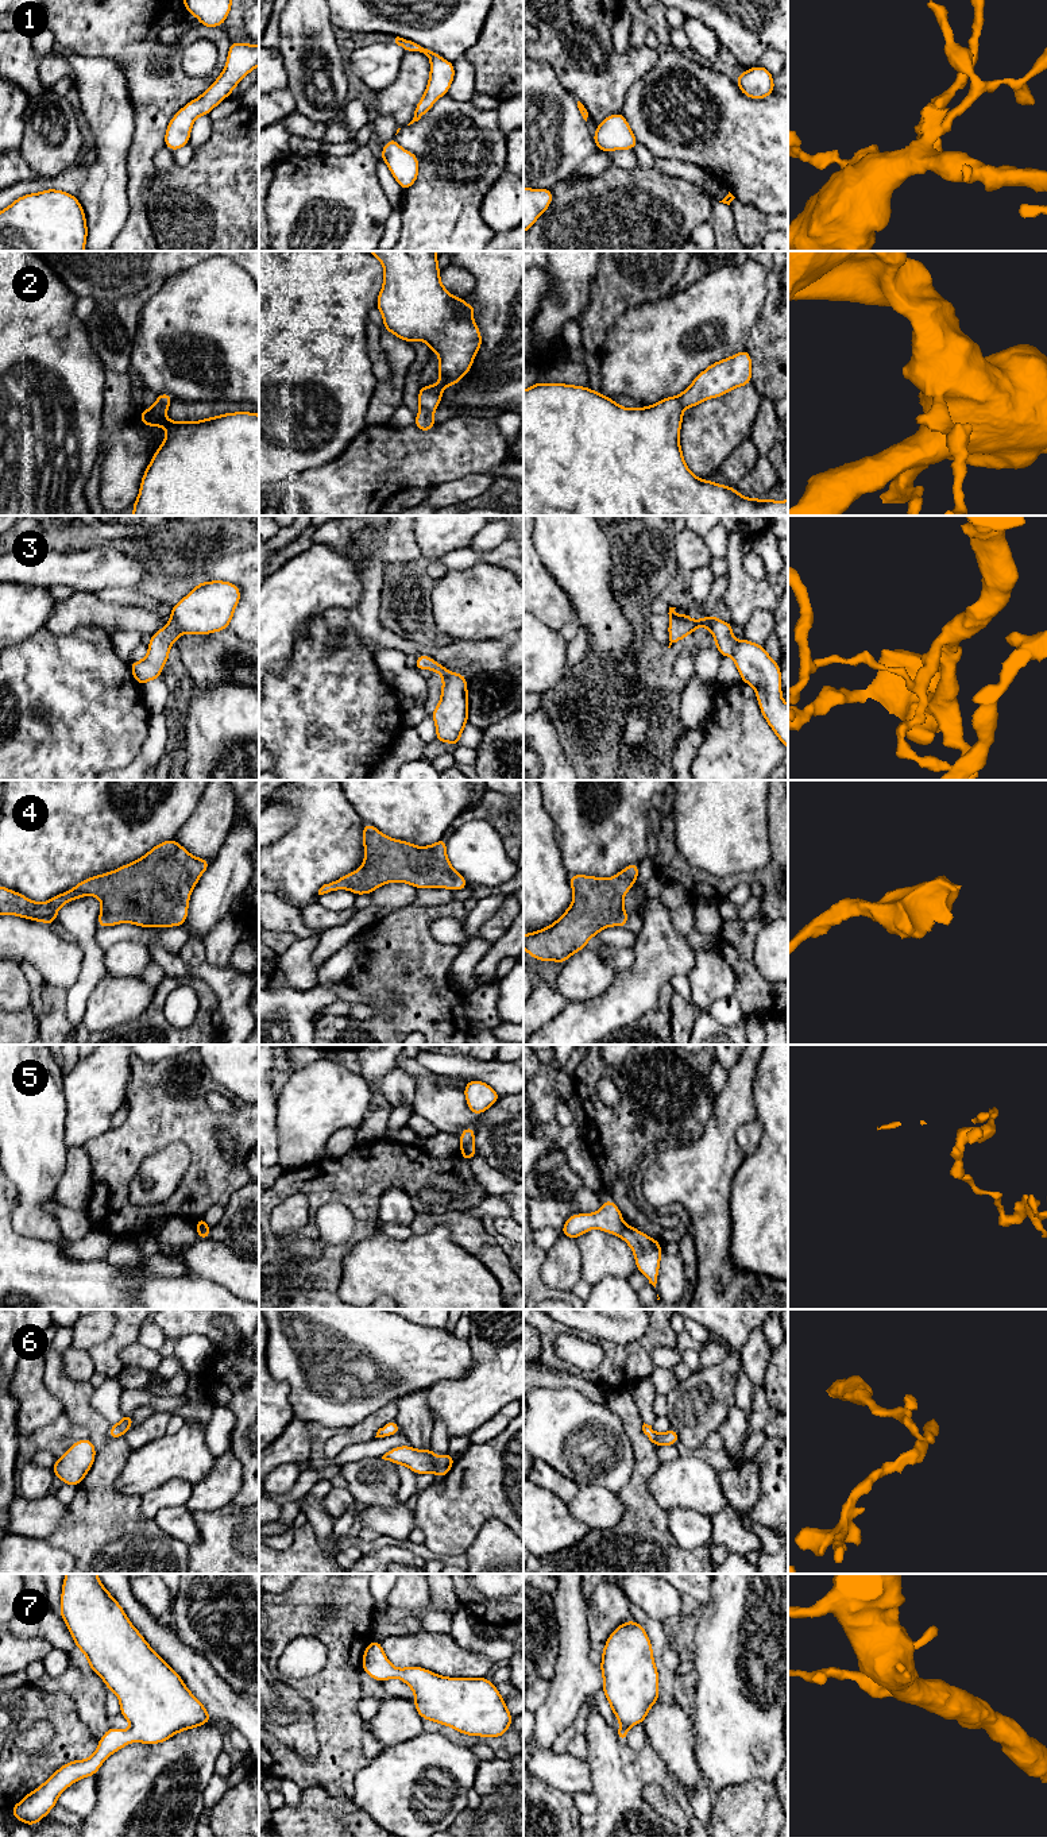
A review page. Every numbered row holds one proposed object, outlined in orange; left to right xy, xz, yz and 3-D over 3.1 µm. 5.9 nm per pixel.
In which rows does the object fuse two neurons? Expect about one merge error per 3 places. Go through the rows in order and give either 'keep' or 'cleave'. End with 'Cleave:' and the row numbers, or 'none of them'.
1: keep
2: keep
3: keep
4: keep
5: cleave
6: keep
7: keep
Cleave: 5

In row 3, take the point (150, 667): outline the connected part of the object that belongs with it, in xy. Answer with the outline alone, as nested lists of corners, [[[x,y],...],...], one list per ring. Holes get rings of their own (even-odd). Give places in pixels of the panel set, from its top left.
[[[213,580],[197,587],[171,607],[167,625],[151,636],[148,653],[142,661],[131,661],[131,672],[139,686],[162,678],[173,642],[185,633],[209,634],[228,629],[235,607],[240,603],[237,584]]]

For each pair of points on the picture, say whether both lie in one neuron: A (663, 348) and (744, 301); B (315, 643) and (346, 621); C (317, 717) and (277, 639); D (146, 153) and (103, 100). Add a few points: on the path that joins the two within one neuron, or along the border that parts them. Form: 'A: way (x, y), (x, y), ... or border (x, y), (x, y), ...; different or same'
A: way (683, 331), (710, 319), (723, 305); same
B: border (321, 614), (332, 648), (350, 628), (359, 640); different
C: border (304, 635), (296, 641), (289, 666), (273, 675); different
D: border (132, 103), (134, 135), (126, 166); different

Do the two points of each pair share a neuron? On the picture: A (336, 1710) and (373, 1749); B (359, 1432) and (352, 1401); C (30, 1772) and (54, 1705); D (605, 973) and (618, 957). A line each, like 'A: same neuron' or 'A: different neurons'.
A: different neurons
B: different neurons
C: same neuron
D: different neurons

